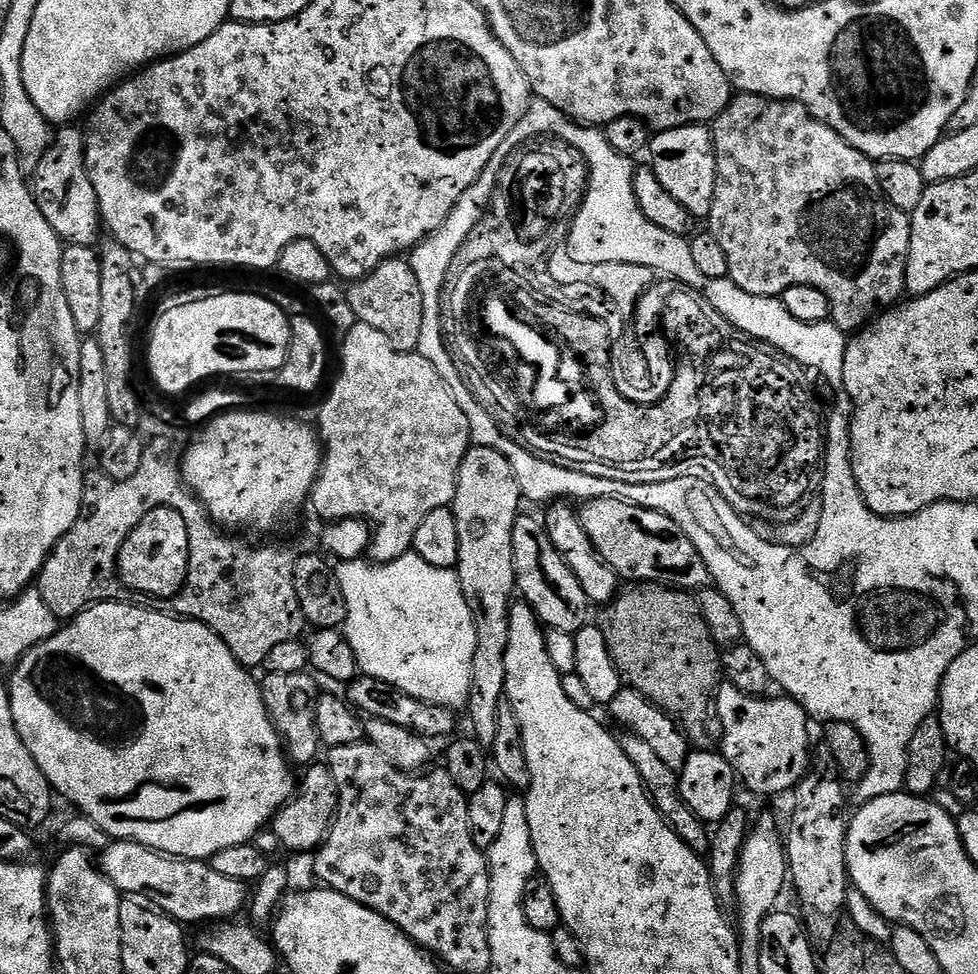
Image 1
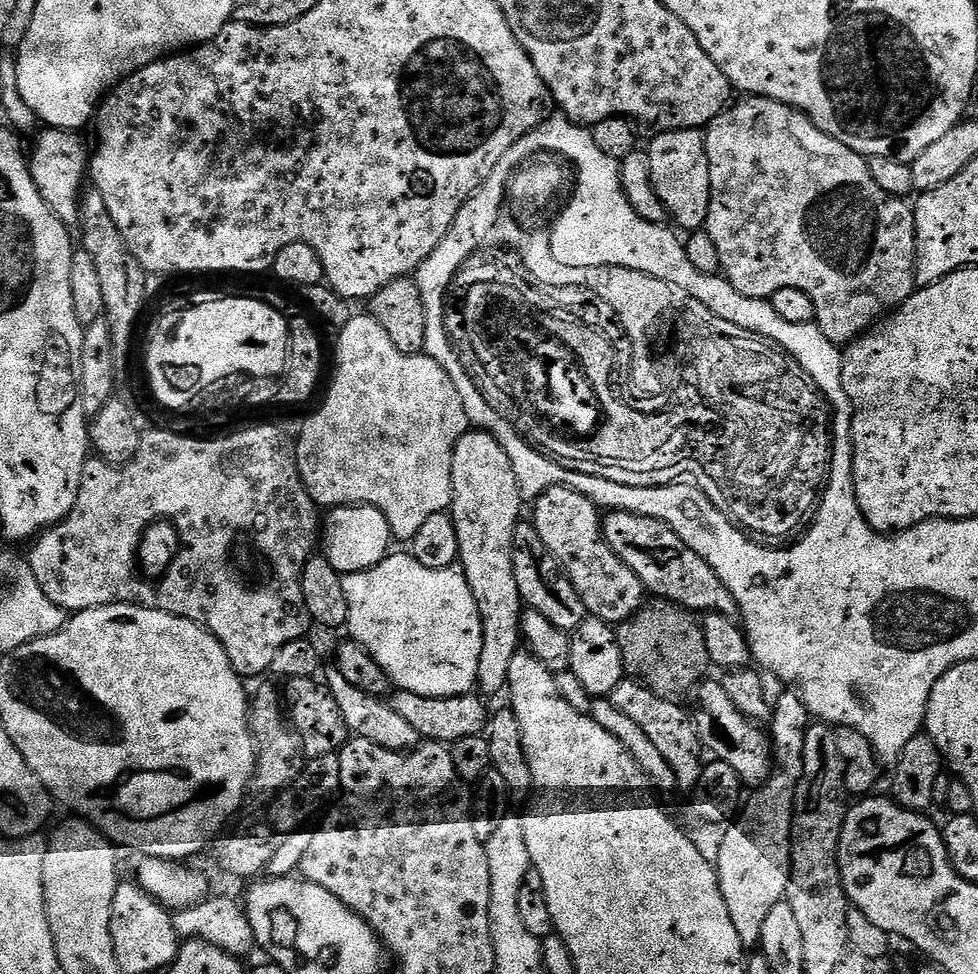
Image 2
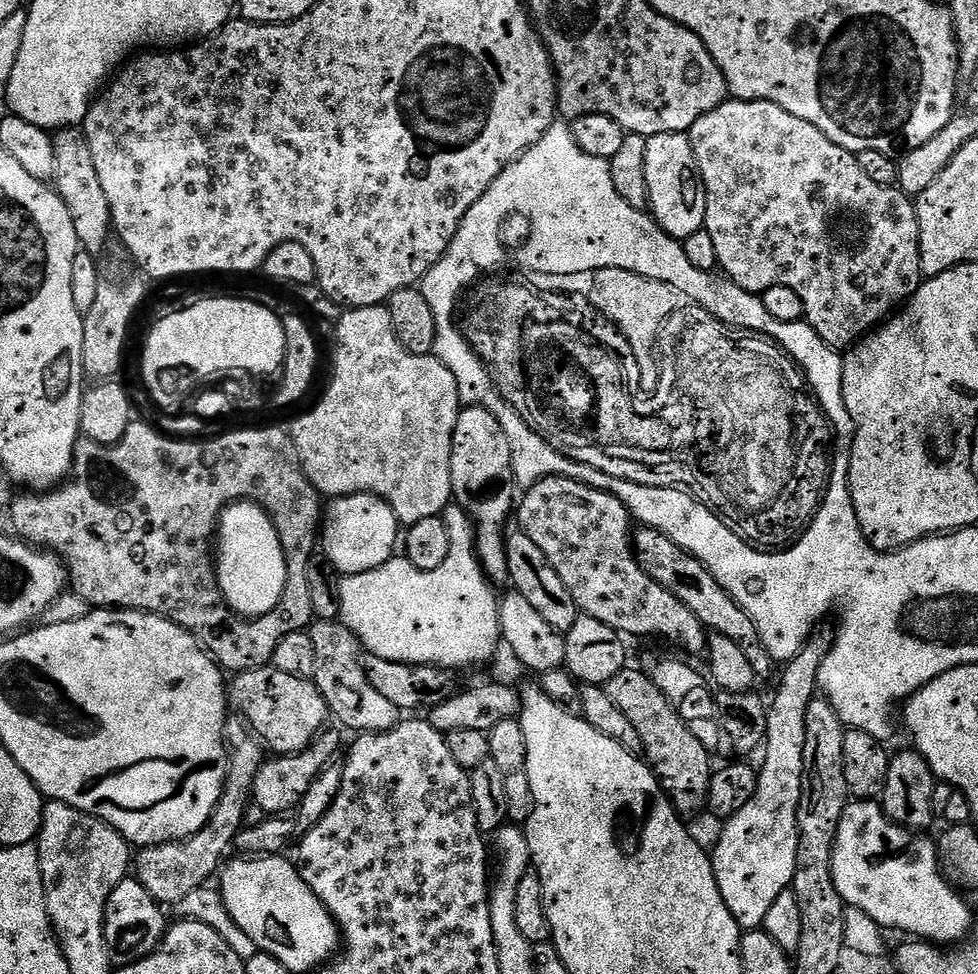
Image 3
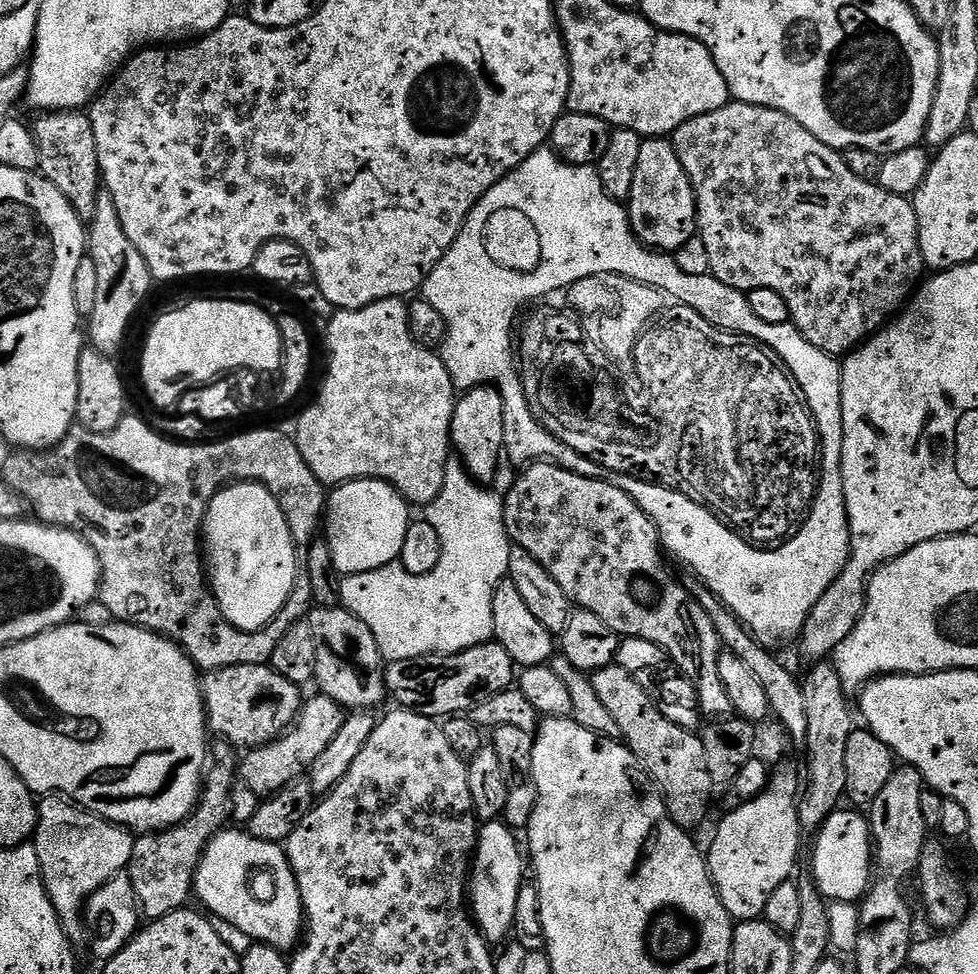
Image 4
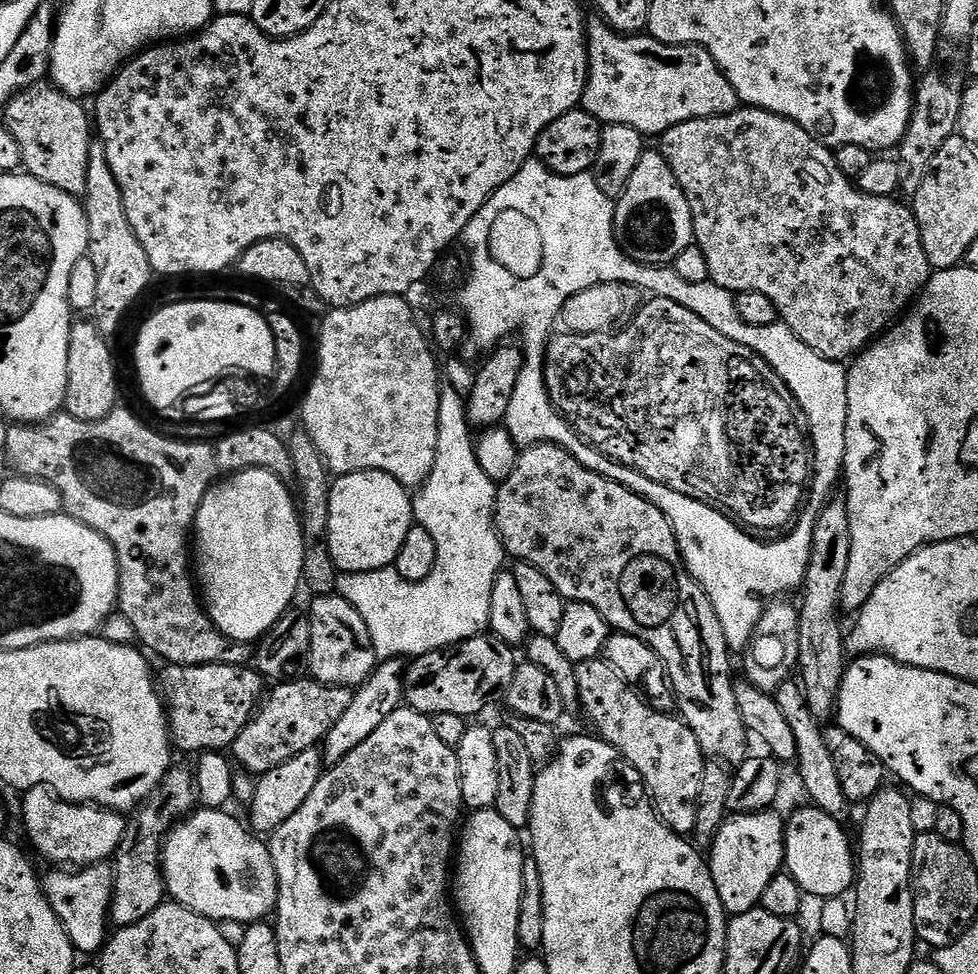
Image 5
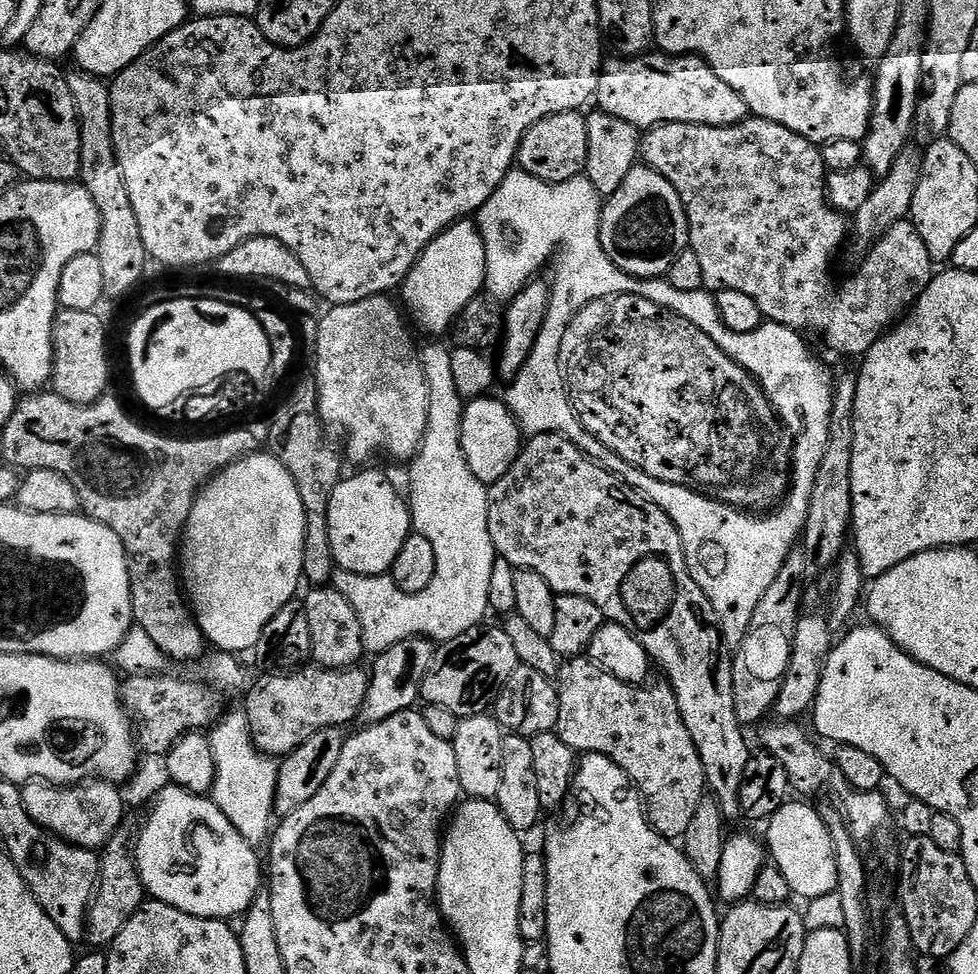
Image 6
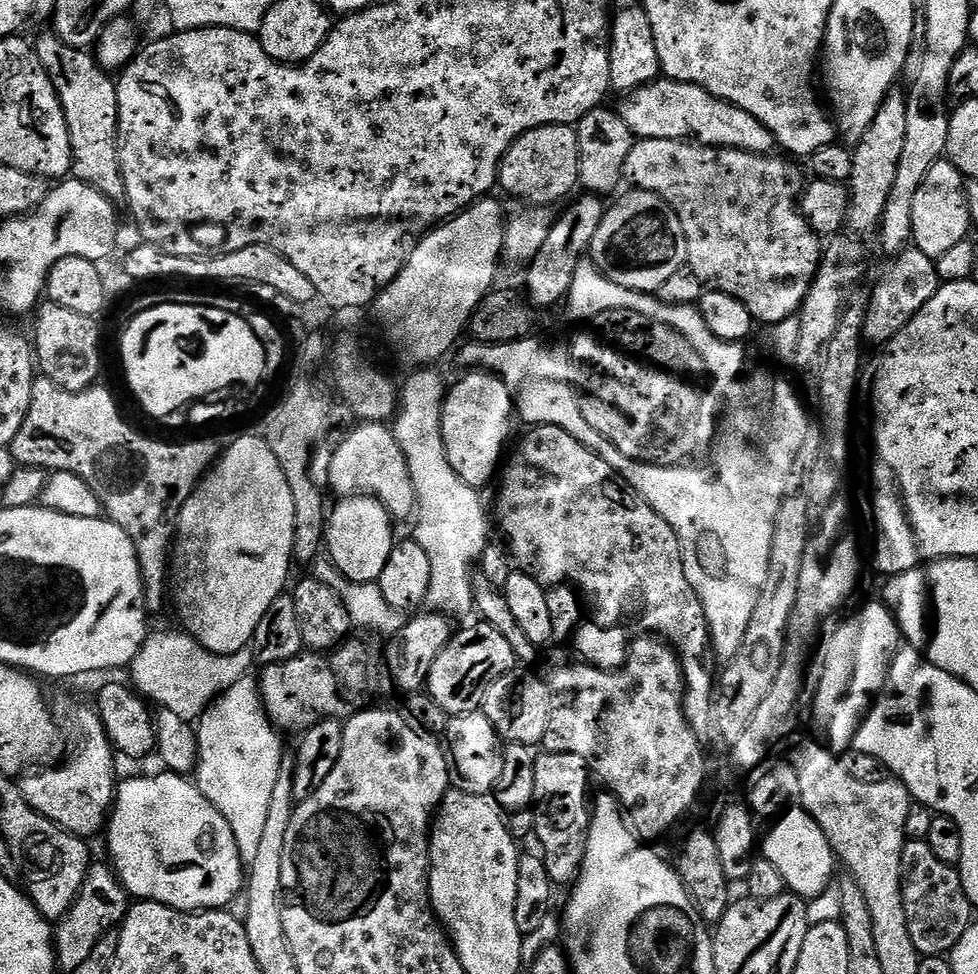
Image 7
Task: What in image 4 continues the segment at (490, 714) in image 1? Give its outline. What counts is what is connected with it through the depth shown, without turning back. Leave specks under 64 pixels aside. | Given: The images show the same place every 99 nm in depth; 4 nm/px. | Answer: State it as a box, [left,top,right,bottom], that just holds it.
[452,386,504,486]

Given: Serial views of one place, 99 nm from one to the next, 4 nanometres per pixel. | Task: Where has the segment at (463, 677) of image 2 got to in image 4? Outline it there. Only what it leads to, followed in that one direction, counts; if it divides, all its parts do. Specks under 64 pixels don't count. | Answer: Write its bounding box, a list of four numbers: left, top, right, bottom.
[340,460,513,661]

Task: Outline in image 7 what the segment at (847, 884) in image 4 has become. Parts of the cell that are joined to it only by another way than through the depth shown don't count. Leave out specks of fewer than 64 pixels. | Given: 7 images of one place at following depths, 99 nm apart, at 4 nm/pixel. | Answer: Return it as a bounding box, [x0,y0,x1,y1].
[762,806,838,898]

